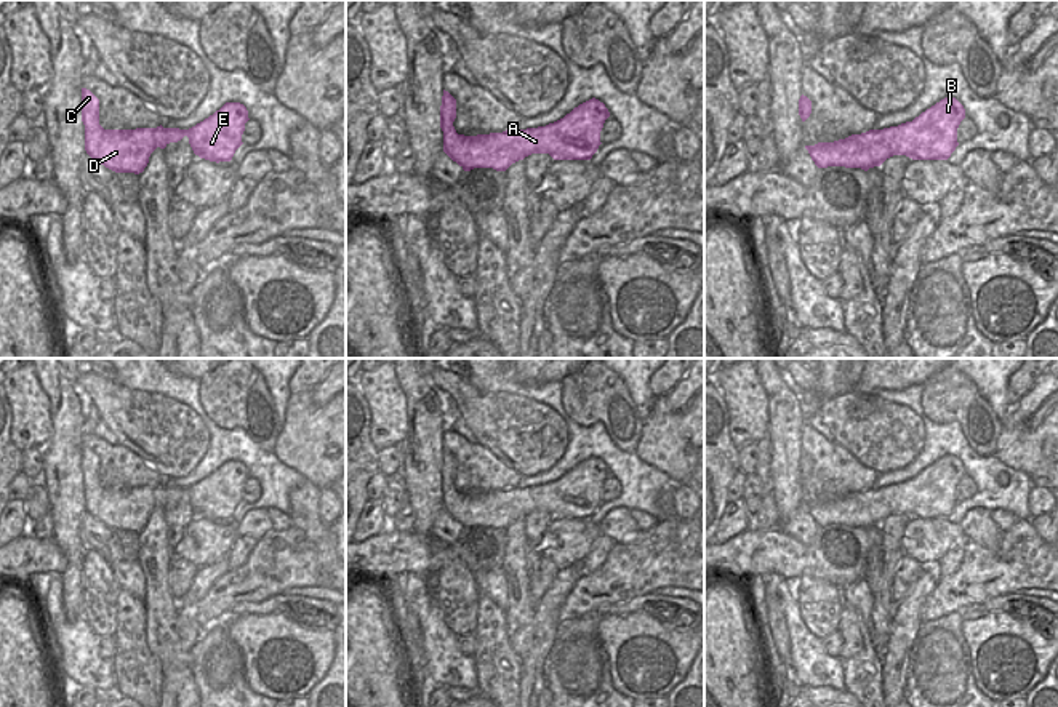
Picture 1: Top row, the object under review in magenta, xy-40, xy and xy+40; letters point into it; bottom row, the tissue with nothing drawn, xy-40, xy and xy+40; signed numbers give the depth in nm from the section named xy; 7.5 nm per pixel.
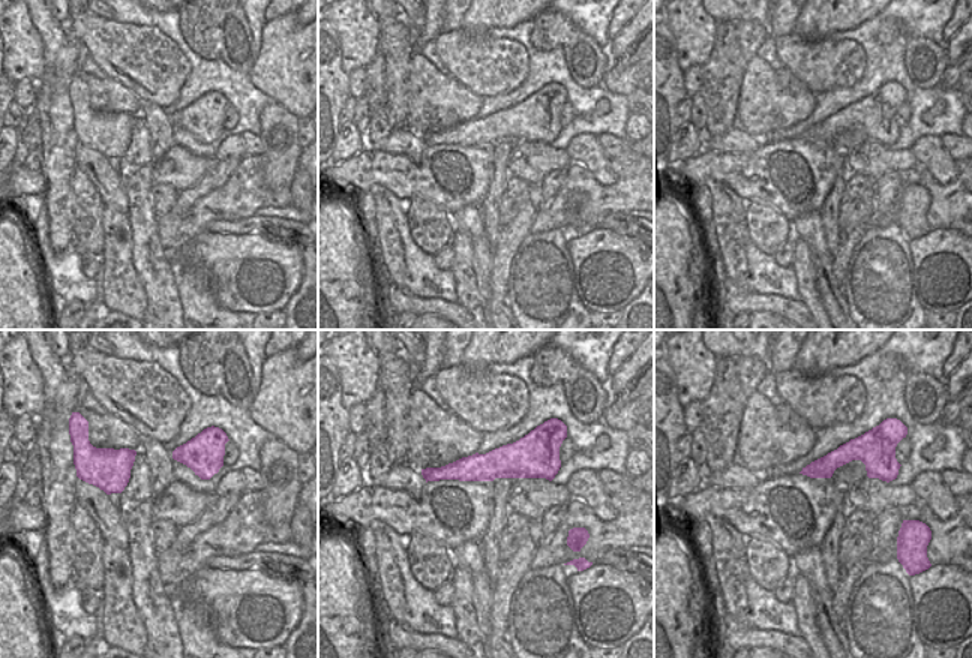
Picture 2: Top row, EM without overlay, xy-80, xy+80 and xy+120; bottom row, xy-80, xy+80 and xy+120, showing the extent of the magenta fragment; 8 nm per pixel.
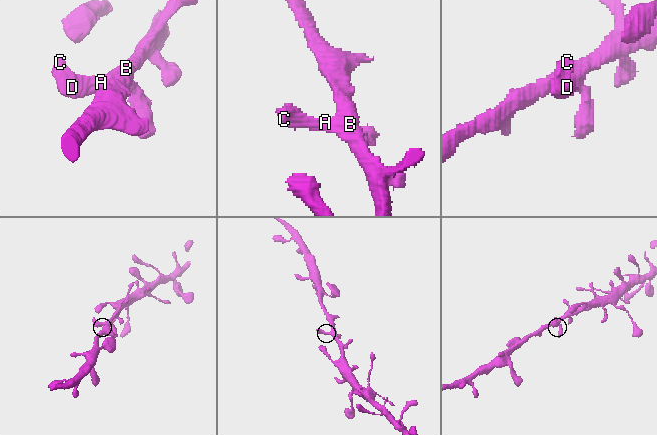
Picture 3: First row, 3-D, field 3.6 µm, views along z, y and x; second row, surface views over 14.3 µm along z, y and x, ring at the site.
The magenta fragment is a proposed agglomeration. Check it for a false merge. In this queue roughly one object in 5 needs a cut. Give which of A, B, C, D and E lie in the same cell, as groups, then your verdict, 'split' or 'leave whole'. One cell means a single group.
A B C D E | leave whole

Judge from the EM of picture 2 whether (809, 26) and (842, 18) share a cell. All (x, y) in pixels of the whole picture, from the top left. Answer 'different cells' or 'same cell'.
same cell

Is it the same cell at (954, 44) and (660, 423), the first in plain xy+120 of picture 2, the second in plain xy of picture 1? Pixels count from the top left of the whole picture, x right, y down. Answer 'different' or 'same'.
different

